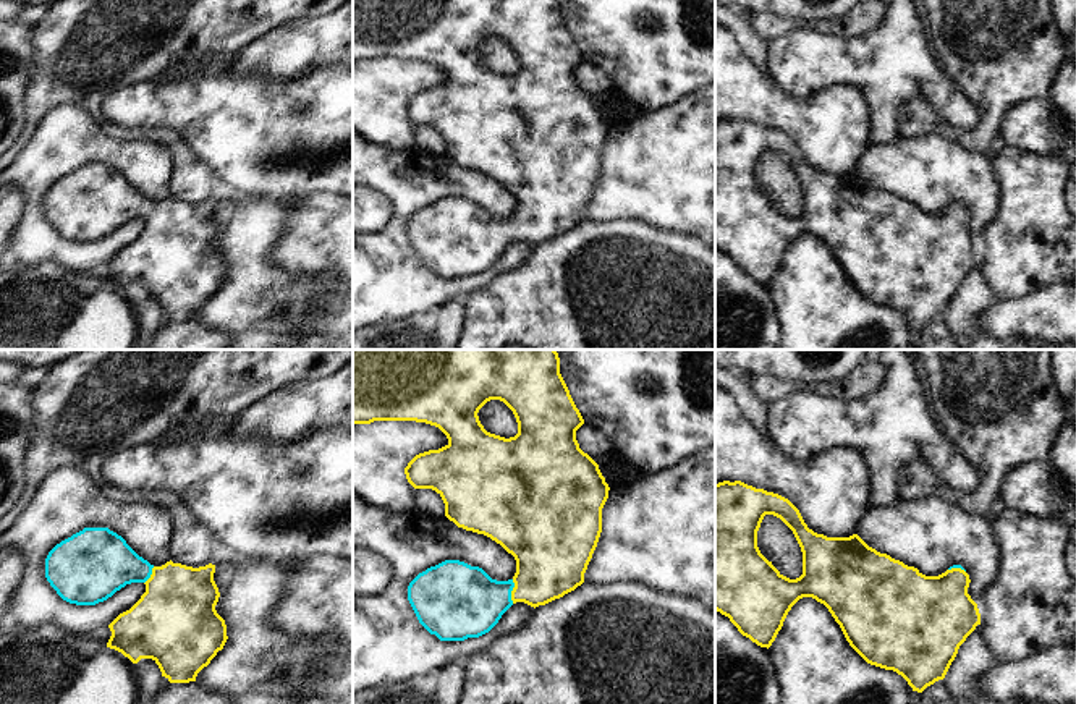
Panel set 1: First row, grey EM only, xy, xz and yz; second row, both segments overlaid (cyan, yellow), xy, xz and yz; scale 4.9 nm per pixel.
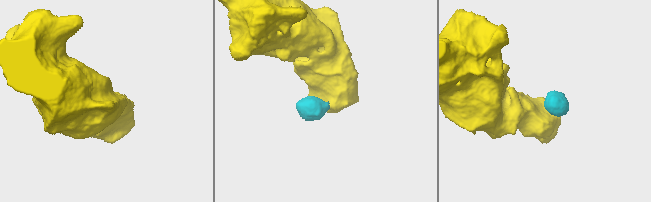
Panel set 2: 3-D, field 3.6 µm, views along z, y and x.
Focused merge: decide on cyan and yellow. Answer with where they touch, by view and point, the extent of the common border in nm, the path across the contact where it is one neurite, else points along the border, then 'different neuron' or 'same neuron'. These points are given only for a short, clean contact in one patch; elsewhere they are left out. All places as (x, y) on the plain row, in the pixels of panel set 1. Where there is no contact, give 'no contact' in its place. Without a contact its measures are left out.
meets cyan in xz at (512, 227); contact 120 nm long; runs through xz (463, 238), (484, 238), (512, 227), (550, 195); same neuron

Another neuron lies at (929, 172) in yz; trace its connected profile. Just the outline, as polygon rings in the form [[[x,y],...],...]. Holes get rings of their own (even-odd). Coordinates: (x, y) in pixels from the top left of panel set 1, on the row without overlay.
[[[898,136],[869,146],[854,172],[926,214],[961,202],[969,212],[968,231],[976,241],[984,236],[1002,201],[990,155],[972,154],[940,136]]]

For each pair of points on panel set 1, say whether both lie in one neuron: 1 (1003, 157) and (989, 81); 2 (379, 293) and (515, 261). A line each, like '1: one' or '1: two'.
1: two
2: one

